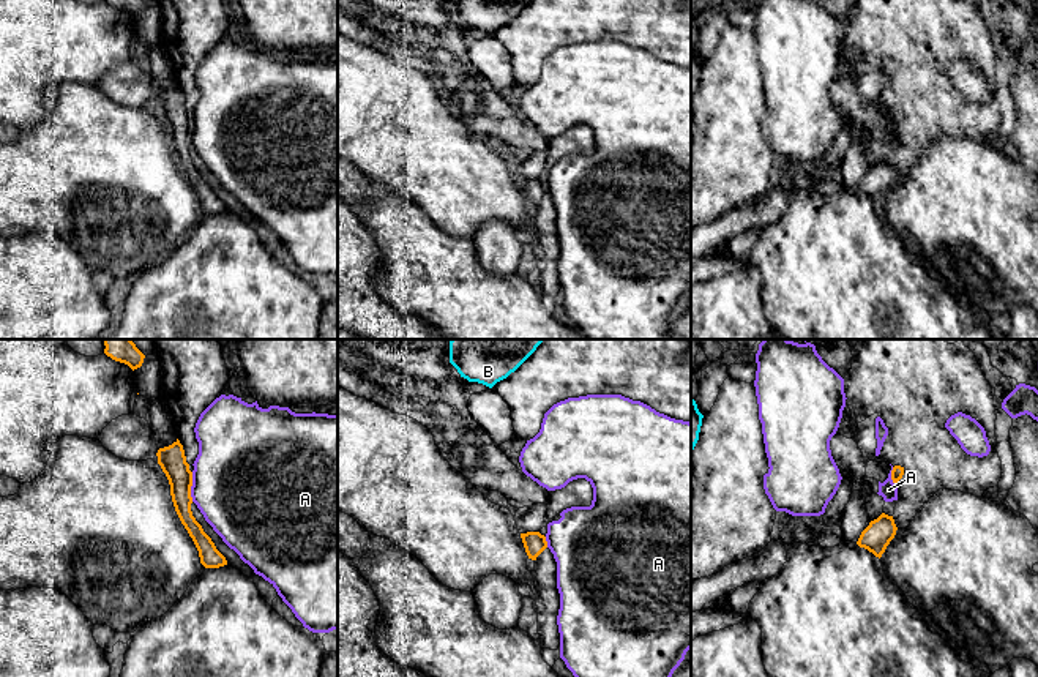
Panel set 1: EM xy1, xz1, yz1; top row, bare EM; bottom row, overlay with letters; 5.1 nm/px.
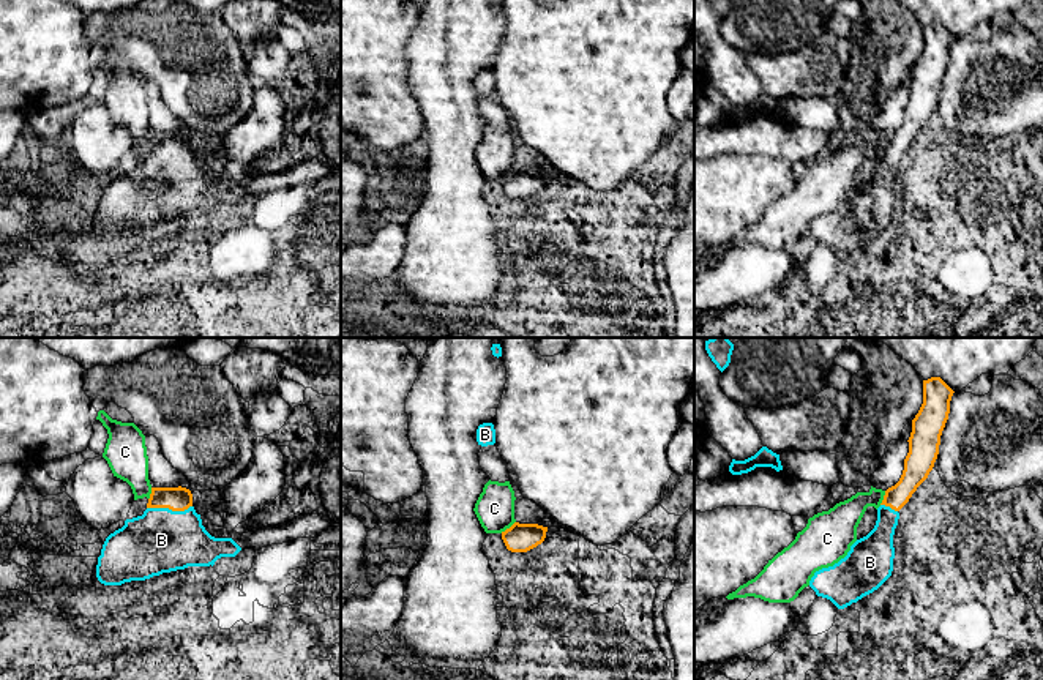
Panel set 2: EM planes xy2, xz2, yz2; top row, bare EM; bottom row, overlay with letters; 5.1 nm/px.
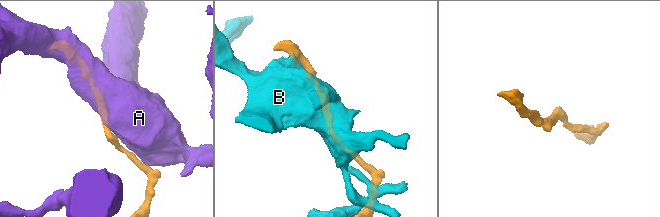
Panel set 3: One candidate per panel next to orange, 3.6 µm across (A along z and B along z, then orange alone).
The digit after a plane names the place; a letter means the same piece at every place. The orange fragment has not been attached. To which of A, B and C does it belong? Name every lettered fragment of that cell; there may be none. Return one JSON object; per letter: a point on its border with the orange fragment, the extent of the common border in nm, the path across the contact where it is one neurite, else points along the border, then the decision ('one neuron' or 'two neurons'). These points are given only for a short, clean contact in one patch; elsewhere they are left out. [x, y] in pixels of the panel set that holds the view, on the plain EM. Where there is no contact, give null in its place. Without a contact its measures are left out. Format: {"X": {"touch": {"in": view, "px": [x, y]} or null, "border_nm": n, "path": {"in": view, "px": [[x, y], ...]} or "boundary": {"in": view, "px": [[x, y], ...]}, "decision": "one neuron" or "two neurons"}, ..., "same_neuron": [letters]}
{"A": {"touch": {"in": "xy1", "px": [191, 131]}, "border_nm": 150, "decision": "two neurons"}, "B": {"touch": {"in": "xy2", "px": [169, 155]}, "border_nm": 240, "path": {"in": "xy2", "px": [[177, 145], [169, 155], [169, 179], [161, 186]]}, "decision": "one neuron"}, "C": {"touch": {"in": "xz2", "px": [507, 175]}, "border_nm": 100, "decision": "two neurons"}, "same_neuron": ["B"]}

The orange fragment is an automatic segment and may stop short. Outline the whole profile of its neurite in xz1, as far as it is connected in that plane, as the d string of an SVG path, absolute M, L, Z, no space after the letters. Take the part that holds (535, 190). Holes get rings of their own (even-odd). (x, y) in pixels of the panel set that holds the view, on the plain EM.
M540 178L521 180L525 199L528 205L536 207L536 204L547 194L546 183Z

